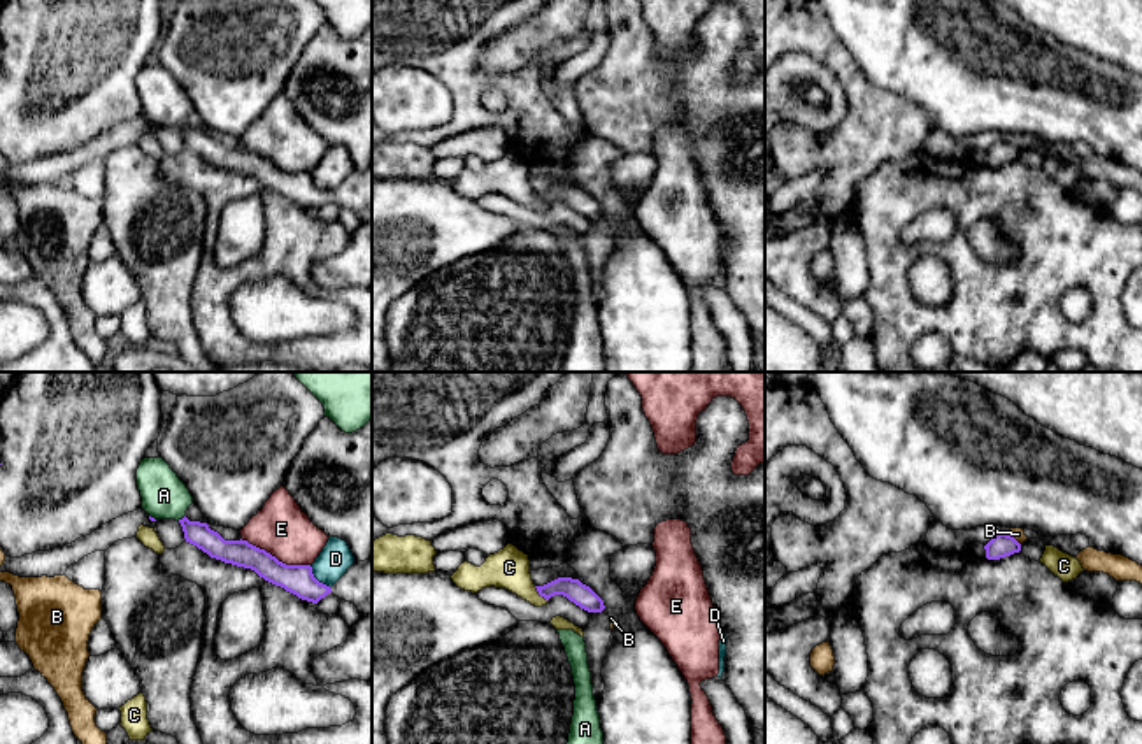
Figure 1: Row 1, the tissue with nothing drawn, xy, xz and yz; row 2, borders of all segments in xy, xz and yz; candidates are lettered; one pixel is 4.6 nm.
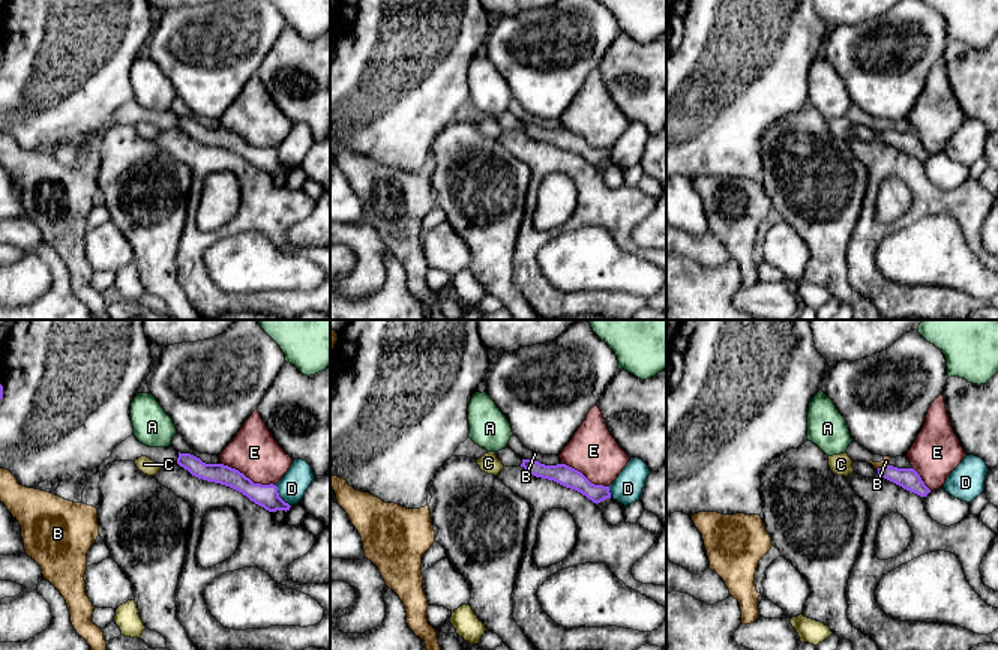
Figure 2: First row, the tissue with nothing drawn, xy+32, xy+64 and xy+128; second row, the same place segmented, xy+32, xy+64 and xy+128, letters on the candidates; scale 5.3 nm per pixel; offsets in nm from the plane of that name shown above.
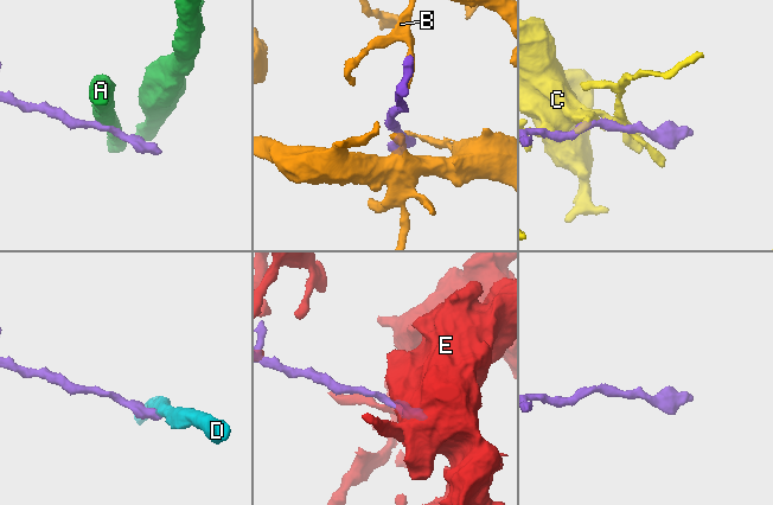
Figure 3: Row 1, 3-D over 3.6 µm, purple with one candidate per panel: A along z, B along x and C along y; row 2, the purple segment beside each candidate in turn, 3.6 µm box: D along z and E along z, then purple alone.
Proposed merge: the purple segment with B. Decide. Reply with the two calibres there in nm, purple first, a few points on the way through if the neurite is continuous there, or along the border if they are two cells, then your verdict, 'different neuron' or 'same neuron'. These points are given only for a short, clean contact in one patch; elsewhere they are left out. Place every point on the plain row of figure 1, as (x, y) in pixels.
calibres 110 and 60 nm; border yz (1011, 141), (1020, 151); different neuron

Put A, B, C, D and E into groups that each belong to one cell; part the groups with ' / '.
A / B / C / D / E

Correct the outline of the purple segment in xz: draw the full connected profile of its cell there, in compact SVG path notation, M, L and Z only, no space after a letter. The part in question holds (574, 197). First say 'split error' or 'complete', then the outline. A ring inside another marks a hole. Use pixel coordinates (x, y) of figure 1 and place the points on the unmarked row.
complete; M558 184L544 193L535 193L539 202L549 207L554 202L563 202L588 219L602 219L603 207L579 186Z

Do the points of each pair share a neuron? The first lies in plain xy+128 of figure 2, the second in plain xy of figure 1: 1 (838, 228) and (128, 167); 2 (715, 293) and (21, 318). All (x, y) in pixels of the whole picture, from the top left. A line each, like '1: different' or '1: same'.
1: same
2: different

